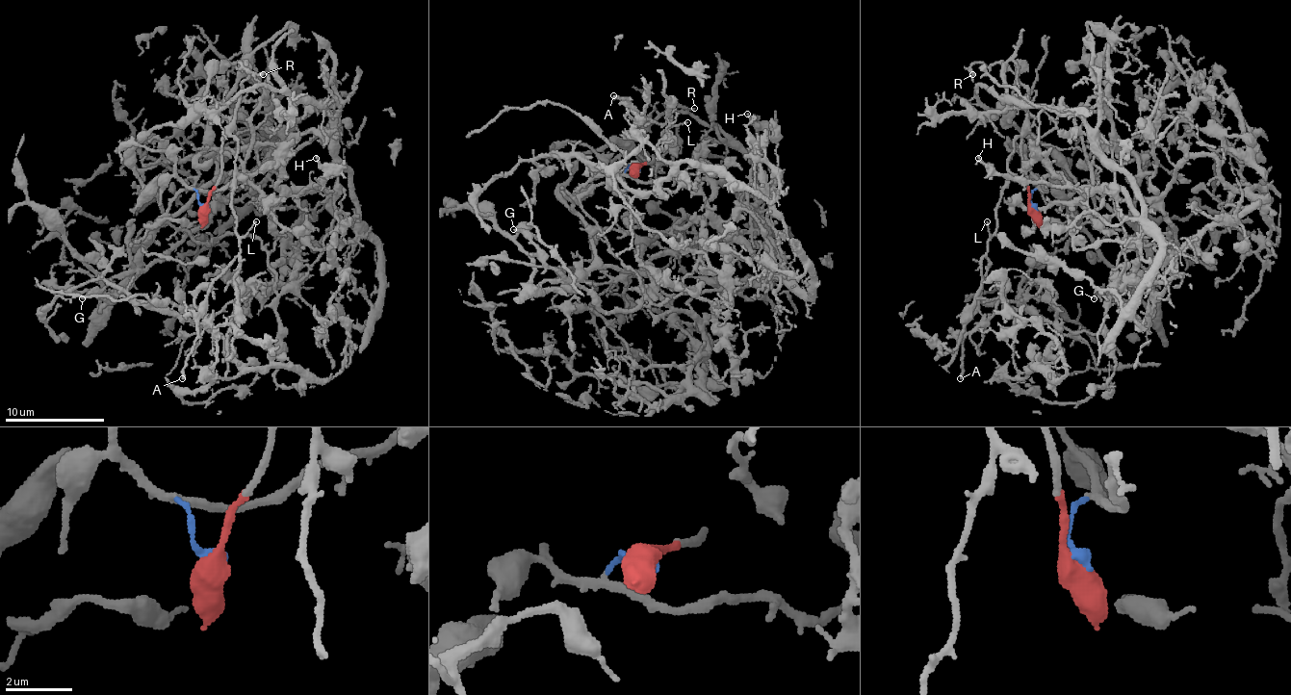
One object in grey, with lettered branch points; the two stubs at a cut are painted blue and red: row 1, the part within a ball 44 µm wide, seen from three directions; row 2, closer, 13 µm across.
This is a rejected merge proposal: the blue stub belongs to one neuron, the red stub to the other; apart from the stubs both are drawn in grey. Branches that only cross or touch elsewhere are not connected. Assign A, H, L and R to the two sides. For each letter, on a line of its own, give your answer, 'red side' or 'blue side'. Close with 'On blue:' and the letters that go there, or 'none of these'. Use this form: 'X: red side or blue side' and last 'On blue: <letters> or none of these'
A: red side
H: blue side
L: red side
R: red side
On blue: H

